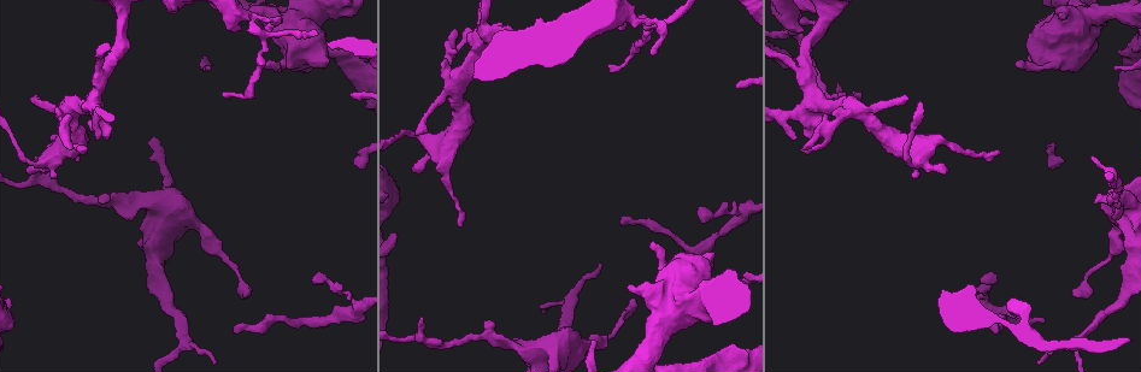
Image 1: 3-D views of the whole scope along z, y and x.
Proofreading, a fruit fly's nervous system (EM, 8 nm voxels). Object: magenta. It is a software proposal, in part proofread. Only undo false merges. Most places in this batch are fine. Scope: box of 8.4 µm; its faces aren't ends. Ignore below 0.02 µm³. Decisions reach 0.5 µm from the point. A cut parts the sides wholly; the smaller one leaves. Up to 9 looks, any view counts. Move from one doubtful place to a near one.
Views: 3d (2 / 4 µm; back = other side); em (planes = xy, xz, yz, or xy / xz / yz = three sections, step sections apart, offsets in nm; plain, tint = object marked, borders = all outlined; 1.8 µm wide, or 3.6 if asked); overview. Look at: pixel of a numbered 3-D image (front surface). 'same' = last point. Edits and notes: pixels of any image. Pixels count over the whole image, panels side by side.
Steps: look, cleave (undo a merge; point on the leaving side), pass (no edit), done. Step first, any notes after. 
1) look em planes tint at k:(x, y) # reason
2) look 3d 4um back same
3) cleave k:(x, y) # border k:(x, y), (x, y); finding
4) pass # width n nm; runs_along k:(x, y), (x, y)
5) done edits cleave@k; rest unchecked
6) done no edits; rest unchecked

look 3d 2um at 1:(815, 100) # looks like a crossing

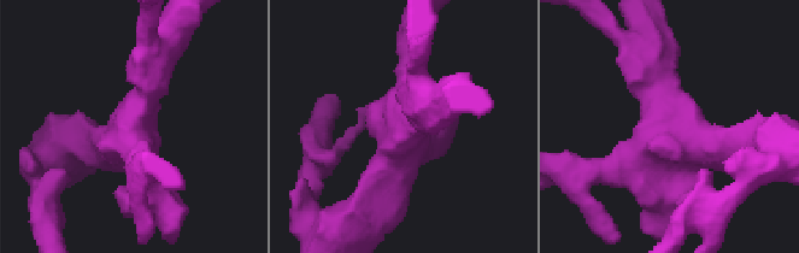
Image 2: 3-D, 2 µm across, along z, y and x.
look em xy step 16 tint at 2:(673, 128) # arms 4

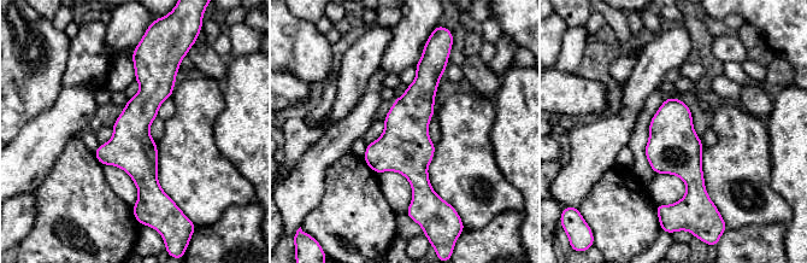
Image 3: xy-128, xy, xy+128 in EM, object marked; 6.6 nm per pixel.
pass # width 300 nm; runs_along 3:(423, 64), (416, 105), (418, 205); one neuron here

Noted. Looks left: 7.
look em planes tint at 1:(264, 35) # three arms meet

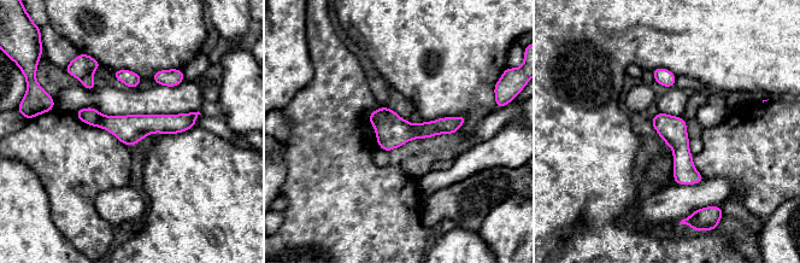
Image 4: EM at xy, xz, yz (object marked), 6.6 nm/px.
cleave 4:(87, 81) # border 4:(90, 74), (87, 74), (81, 80); two neurons meet here

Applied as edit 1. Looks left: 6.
look overview

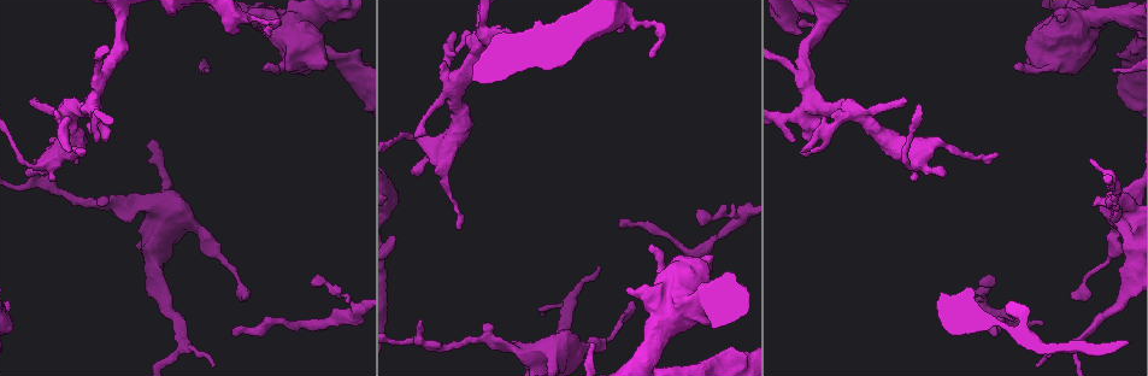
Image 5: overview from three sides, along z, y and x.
look em 3.6um xz step 16 tint at 5:(614, 329) # calibre changes

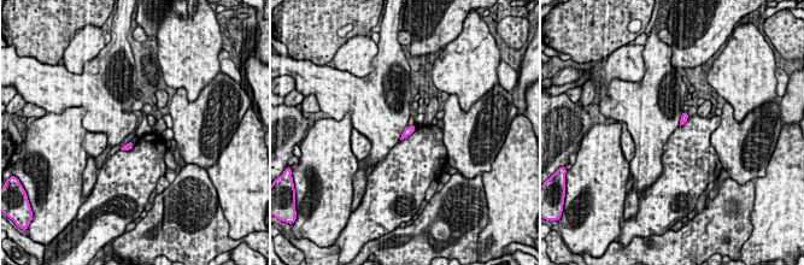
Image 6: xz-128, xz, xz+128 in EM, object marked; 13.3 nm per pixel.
look em 3.6um yz step 16 tint same

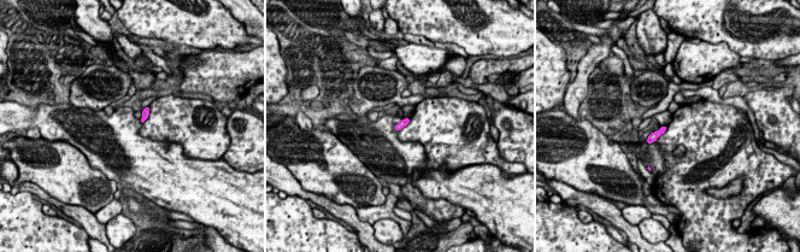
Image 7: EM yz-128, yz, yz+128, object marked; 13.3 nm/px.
pass # one neuron here

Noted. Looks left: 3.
look em 3.6um xz step 4 tint at 5:(1118, 206) # calibre changes

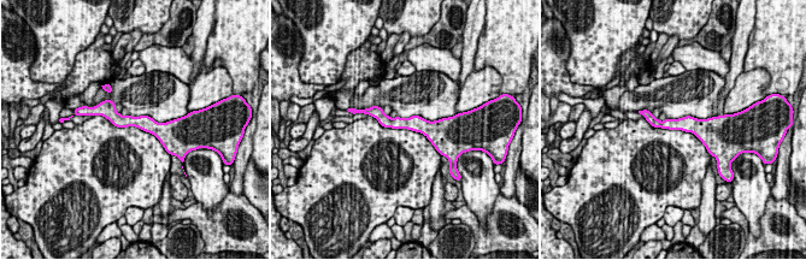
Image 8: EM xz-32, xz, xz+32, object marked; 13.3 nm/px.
pass # runs_along 8:(104, 112), (121, 122), (170, 124); all the same neuron

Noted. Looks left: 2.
done edits cleave@4; rest unchecked

